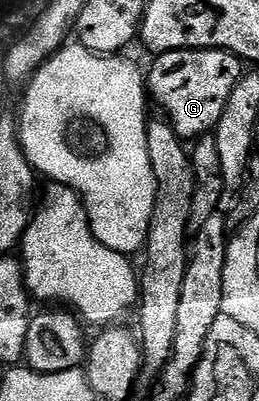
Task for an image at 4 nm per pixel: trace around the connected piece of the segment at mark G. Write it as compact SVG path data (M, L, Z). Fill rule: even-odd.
M202 49L200 51L168 51L157 56L154 68L147 75L147 91L162 107L164 118L182 140L205 137L216 128L219 117L243 74L242 60L230 51Z

